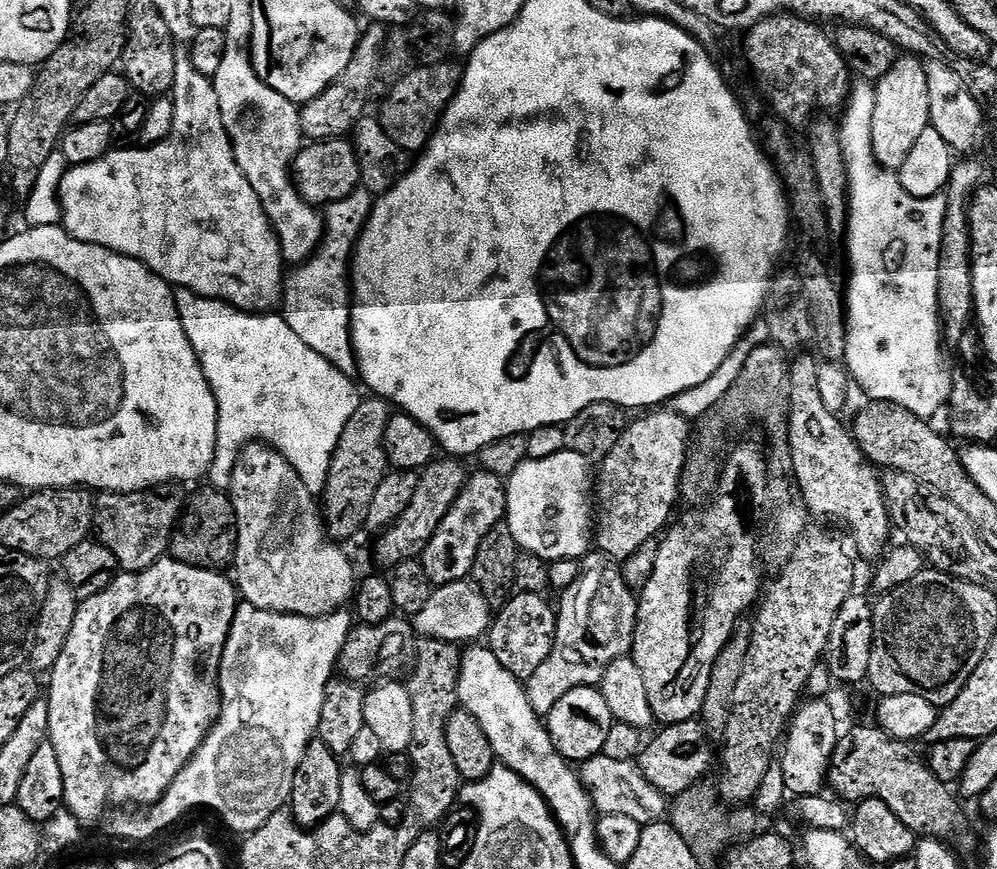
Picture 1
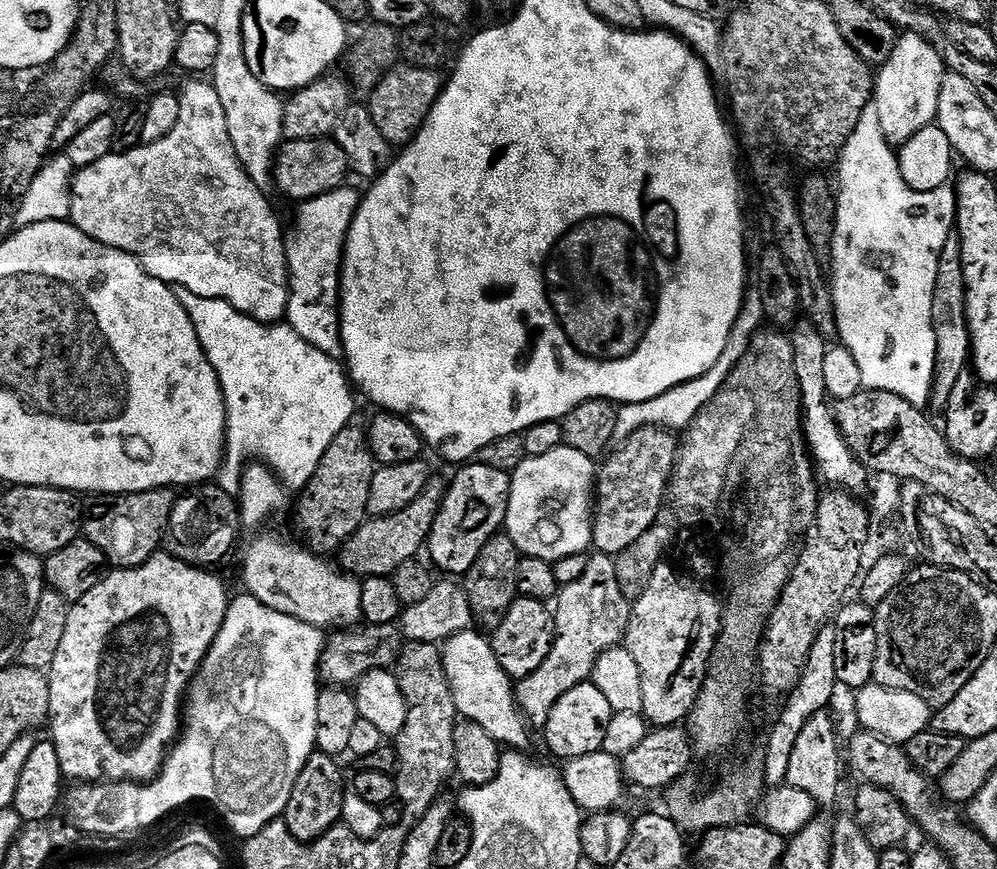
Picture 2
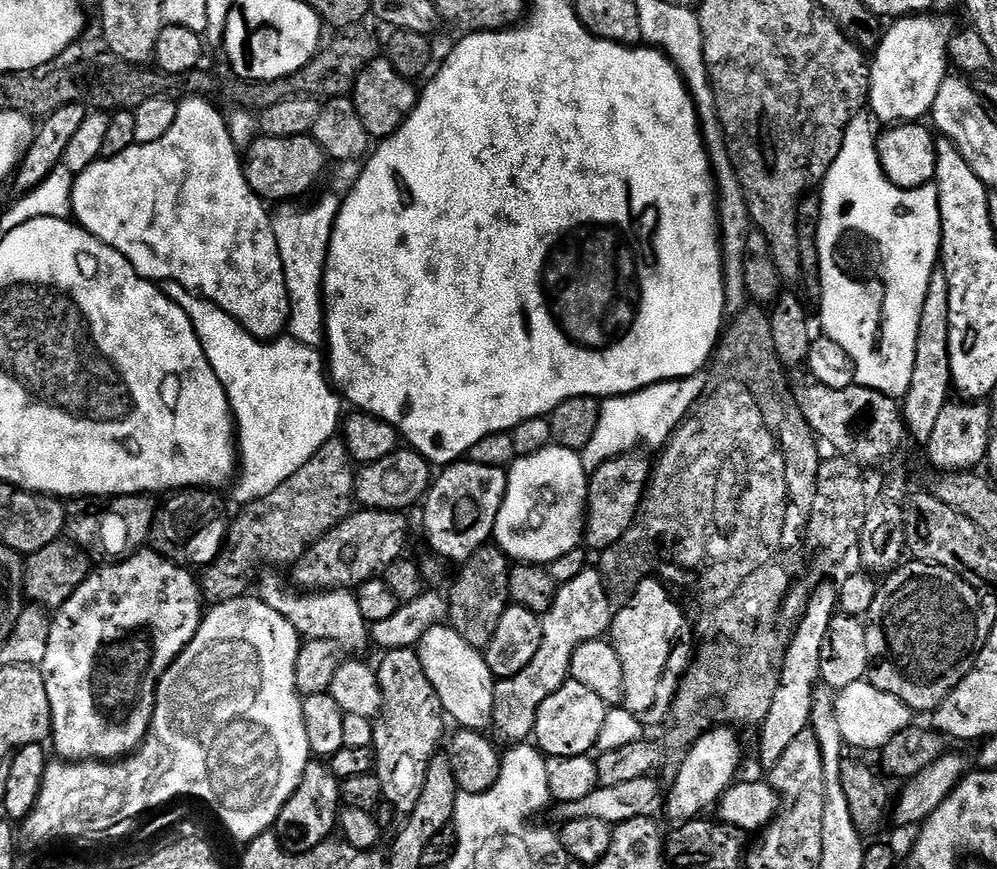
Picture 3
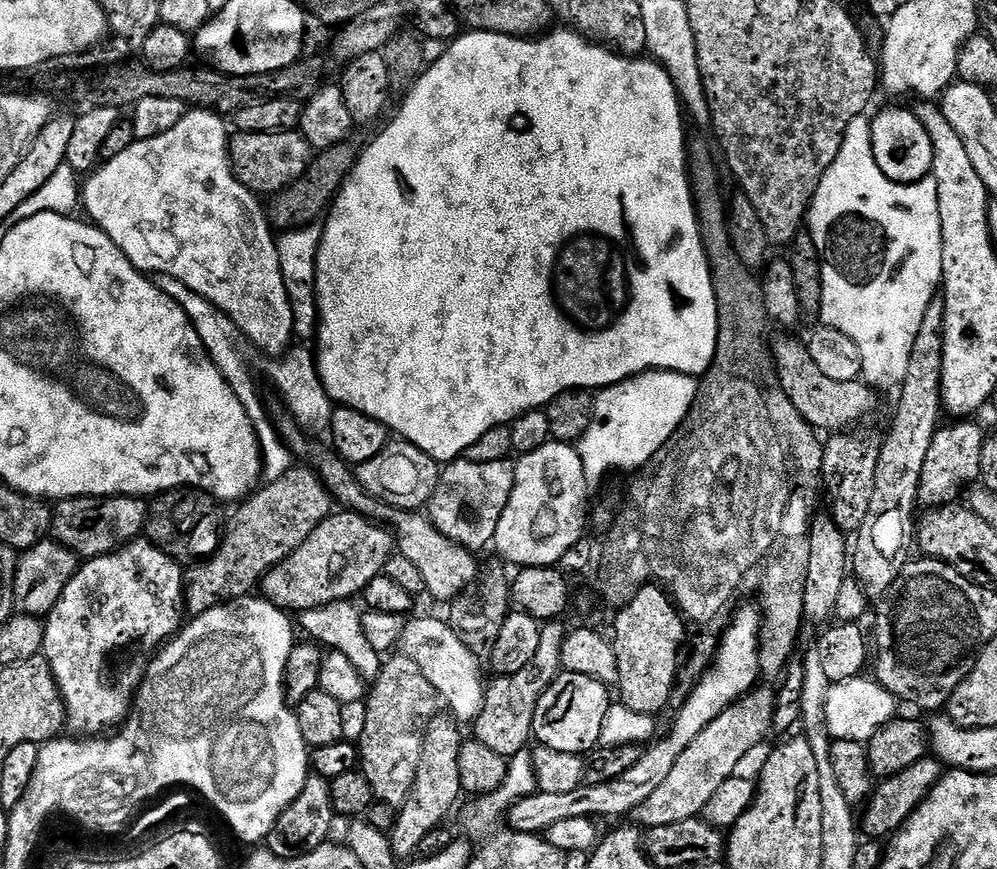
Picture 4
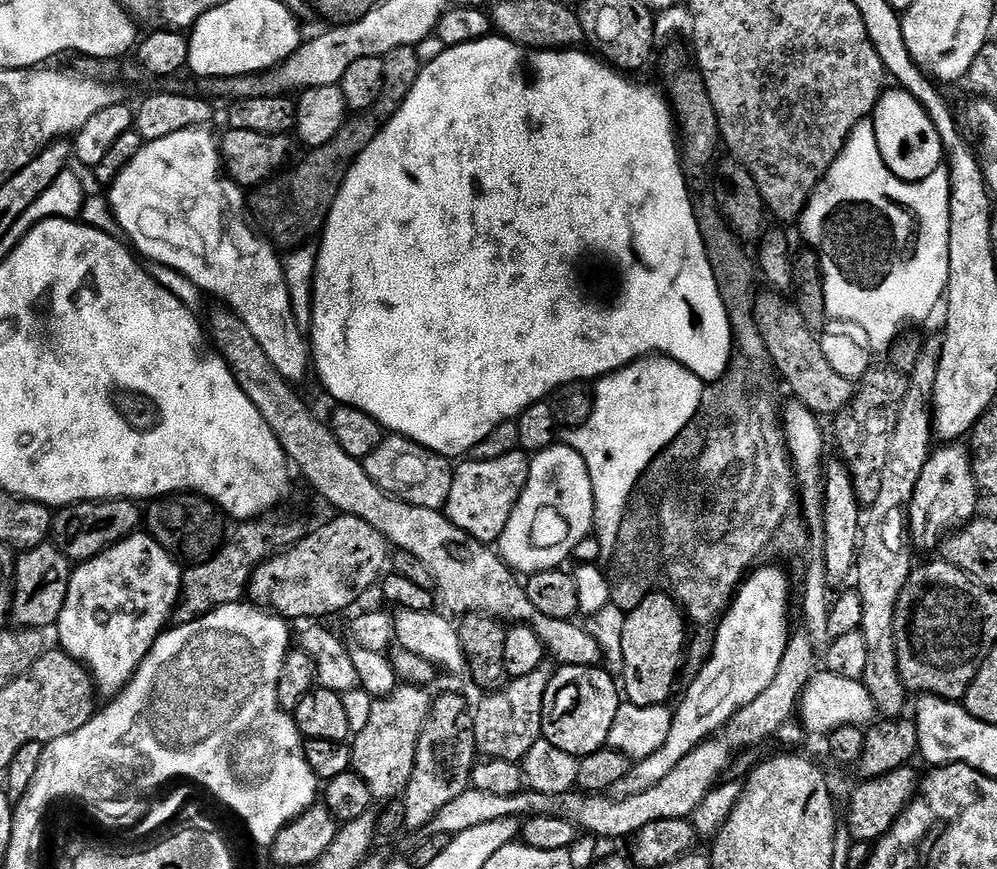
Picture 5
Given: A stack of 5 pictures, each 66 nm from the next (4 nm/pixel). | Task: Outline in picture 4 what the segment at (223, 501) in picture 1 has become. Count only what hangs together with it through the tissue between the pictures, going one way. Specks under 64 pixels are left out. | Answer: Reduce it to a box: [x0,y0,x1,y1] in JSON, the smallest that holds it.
[144,490,222,562]

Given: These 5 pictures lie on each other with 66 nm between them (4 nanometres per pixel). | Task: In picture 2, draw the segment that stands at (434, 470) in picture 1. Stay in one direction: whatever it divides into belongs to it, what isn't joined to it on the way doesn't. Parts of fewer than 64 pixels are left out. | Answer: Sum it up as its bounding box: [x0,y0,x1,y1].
[340,476,447,578]

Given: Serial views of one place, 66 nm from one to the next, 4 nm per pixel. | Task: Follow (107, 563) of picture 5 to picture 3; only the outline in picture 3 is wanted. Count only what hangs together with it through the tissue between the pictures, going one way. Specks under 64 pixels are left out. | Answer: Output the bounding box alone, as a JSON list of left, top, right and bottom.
[42,550,202,762]

